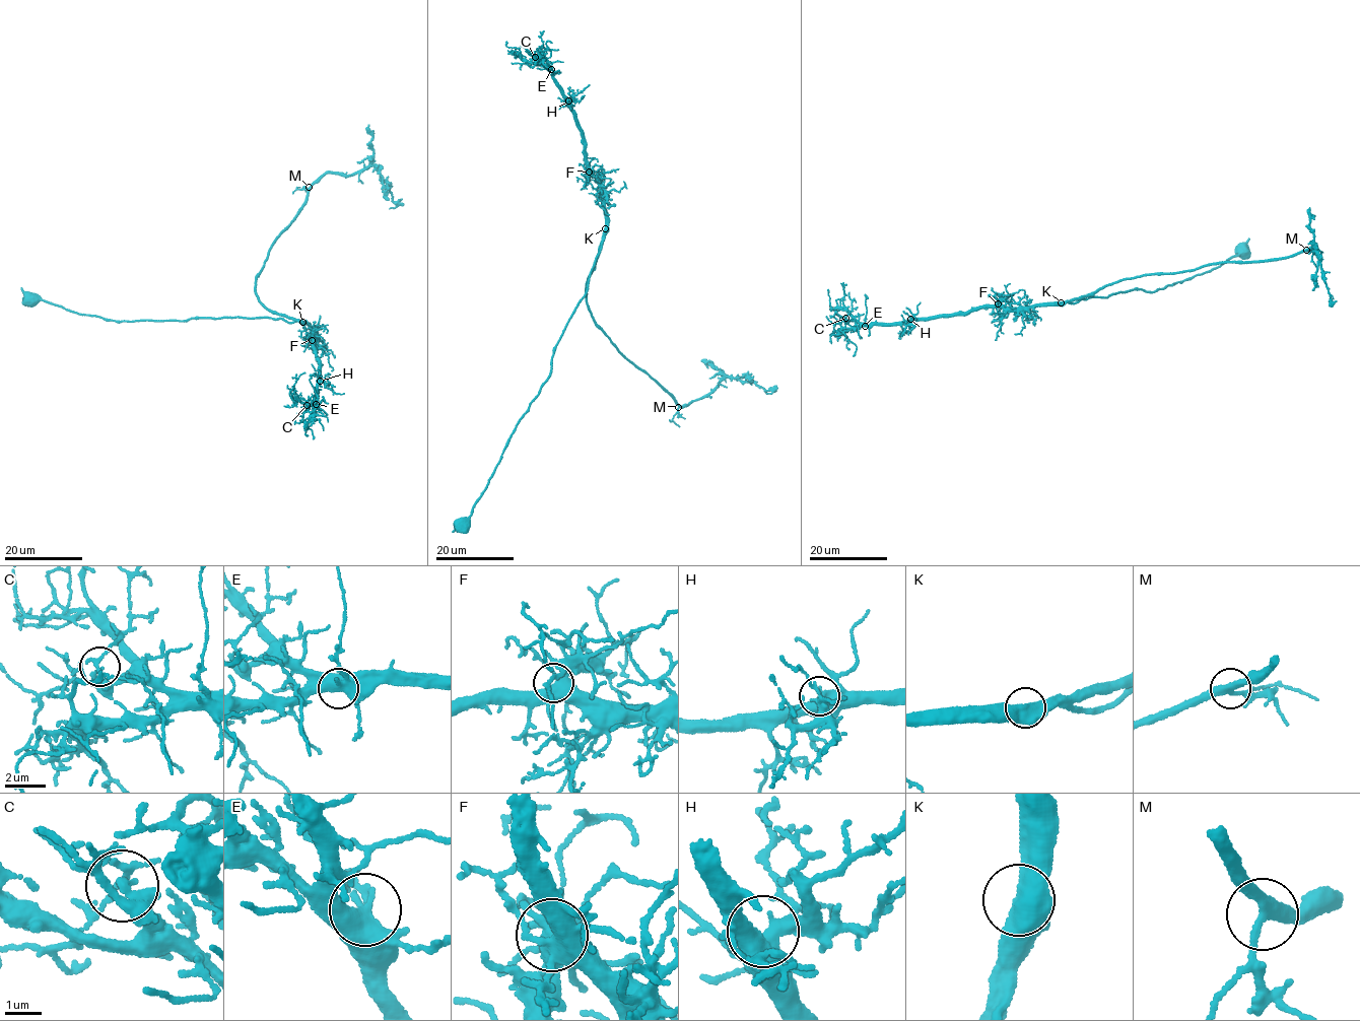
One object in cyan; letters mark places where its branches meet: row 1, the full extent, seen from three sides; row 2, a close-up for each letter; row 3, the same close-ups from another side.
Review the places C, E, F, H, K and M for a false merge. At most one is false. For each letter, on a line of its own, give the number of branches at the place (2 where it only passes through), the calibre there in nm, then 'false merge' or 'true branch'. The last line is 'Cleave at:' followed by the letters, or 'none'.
C: 1 branches meet; 220 nm thick; true branch
E: 4 branches meet; 550 nm thick; true branch
F: 5 branches meet; 480 nm thick; true branch
H: 2 branches meet; 480 nm thick; true branch
K: 2 branches meet; 600 nm thick; true branch
M: 3 branches meet; 300 nm thick; true branch
Cleave at: none

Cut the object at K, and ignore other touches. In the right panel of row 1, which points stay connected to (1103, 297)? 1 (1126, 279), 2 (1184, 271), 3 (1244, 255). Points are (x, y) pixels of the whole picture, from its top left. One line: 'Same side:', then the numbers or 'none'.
Same side: 3

